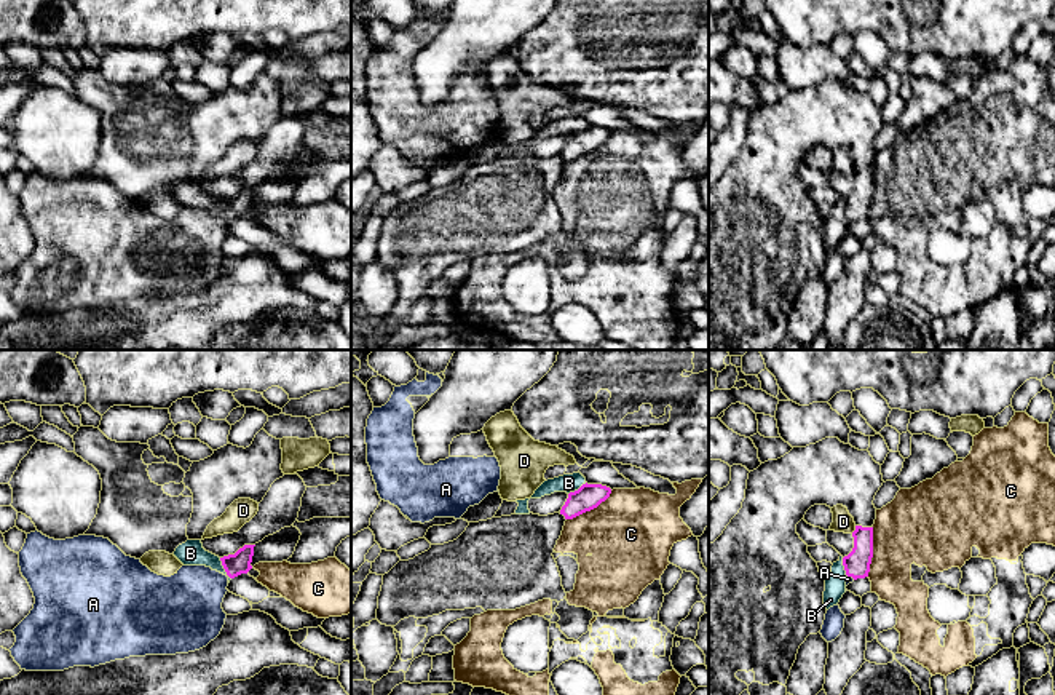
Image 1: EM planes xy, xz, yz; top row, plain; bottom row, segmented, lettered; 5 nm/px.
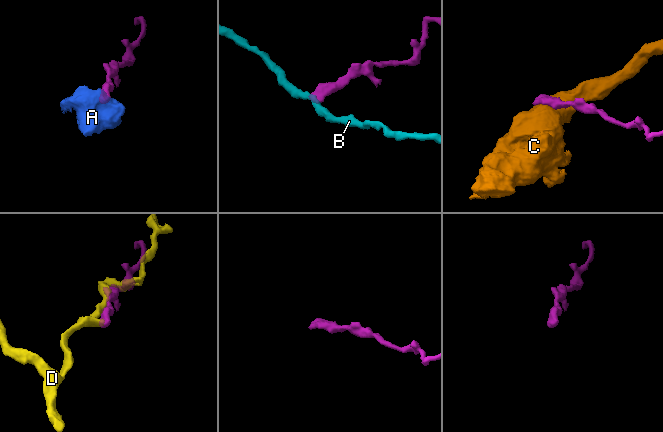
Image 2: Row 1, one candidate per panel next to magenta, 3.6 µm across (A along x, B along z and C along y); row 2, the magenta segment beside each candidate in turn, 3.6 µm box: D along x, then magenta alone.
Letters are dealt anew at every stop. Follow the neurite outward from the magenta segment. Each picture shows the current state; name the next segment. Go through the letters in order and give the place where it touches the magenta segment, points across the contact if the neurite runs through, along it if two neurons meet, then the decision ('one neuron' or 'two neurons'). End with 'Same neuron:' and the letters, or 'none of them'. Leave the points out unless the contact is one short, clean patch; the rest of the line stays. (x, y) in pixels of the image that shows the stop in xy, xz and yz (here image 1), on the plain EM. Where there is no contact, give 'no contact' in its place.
A: contact yz (851, 218); way yz (857, 205), (851, 218), (848, 221); one neuron
B: contact xy (224, 210); border xy (219, 200), (230, 221); two neurons
C: contact yz (872, 194); two neurons
D: contact yz (856, 171); two neurons
Same neuron: A

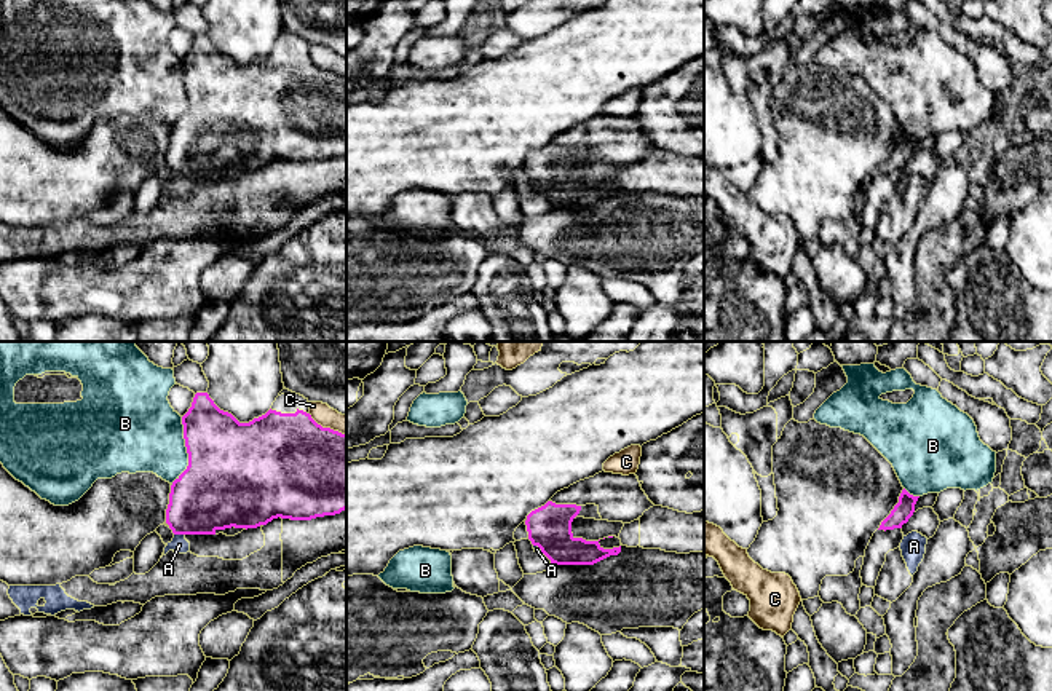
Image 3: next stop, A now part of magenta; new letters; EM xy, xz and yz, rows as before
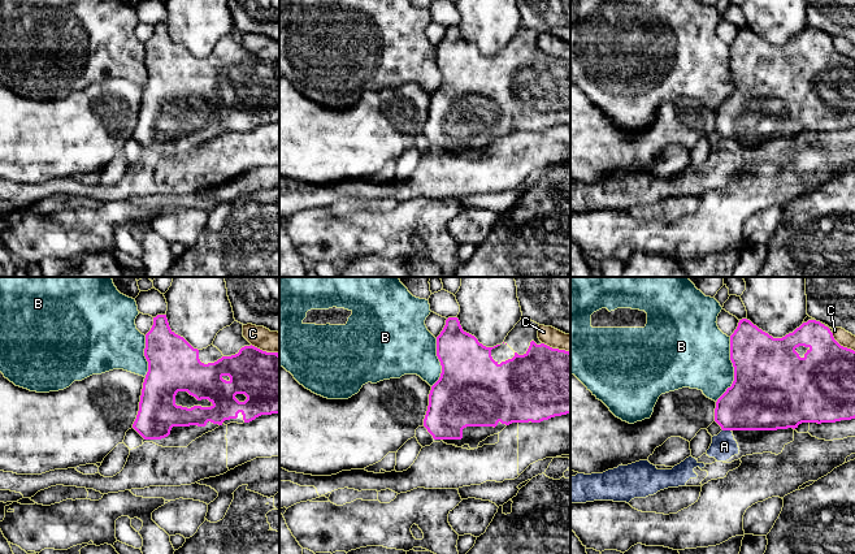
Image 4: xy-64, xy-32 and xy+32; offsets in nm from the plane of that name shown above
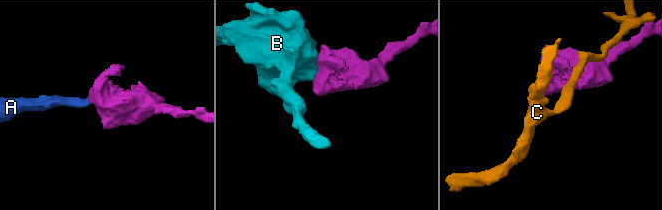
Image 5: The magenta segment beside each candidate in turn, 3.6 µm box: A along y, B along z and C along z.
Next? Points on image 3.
A: contact xy (179, 176); border xy (174, 176), (184, 177); two neurons
B: contact xy (187, 94); two neurons
C: contact xy (328, 71); border xy (308, 56), (323, 69), (345, 77); two neurons
Same neuron: none of them

